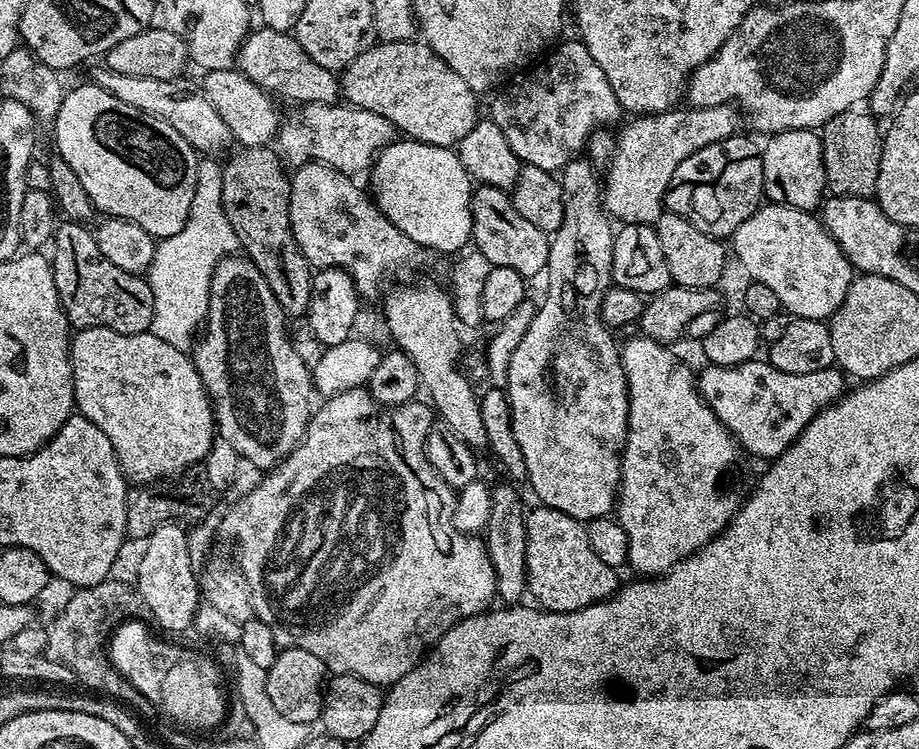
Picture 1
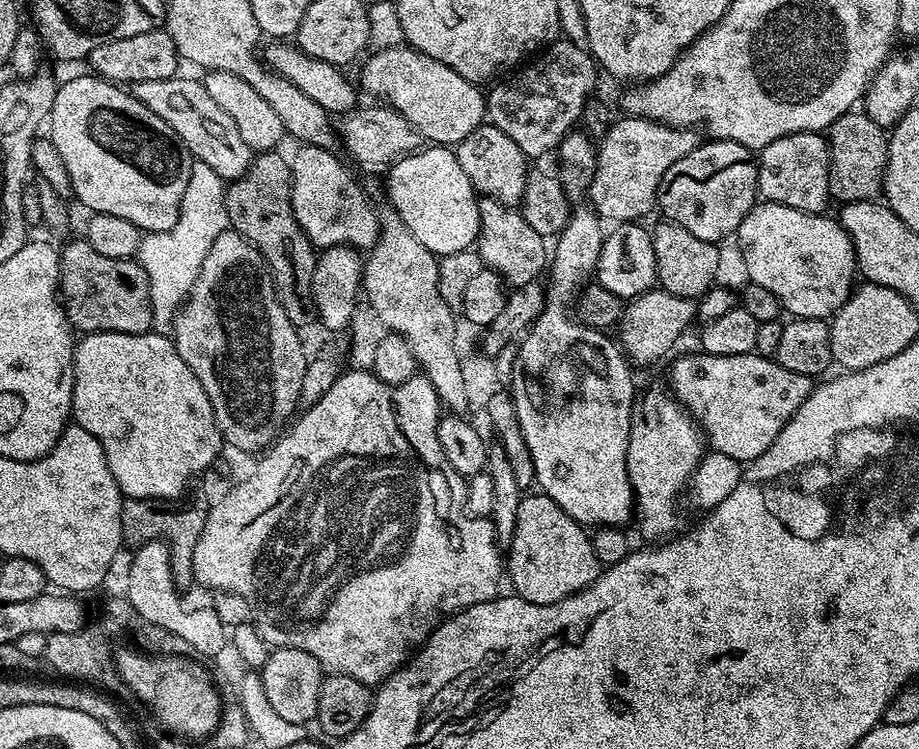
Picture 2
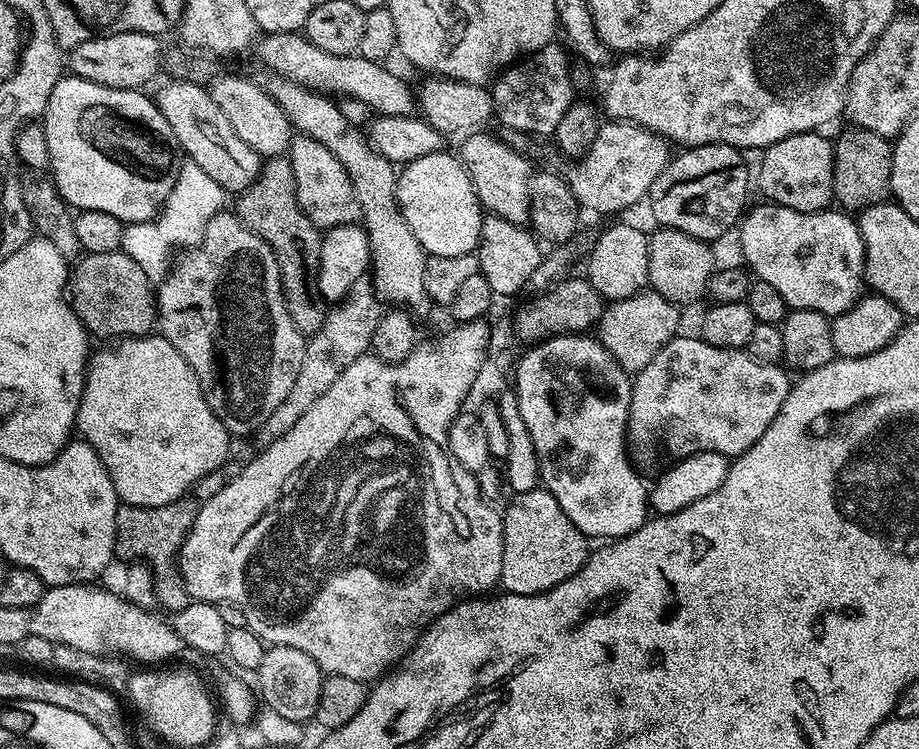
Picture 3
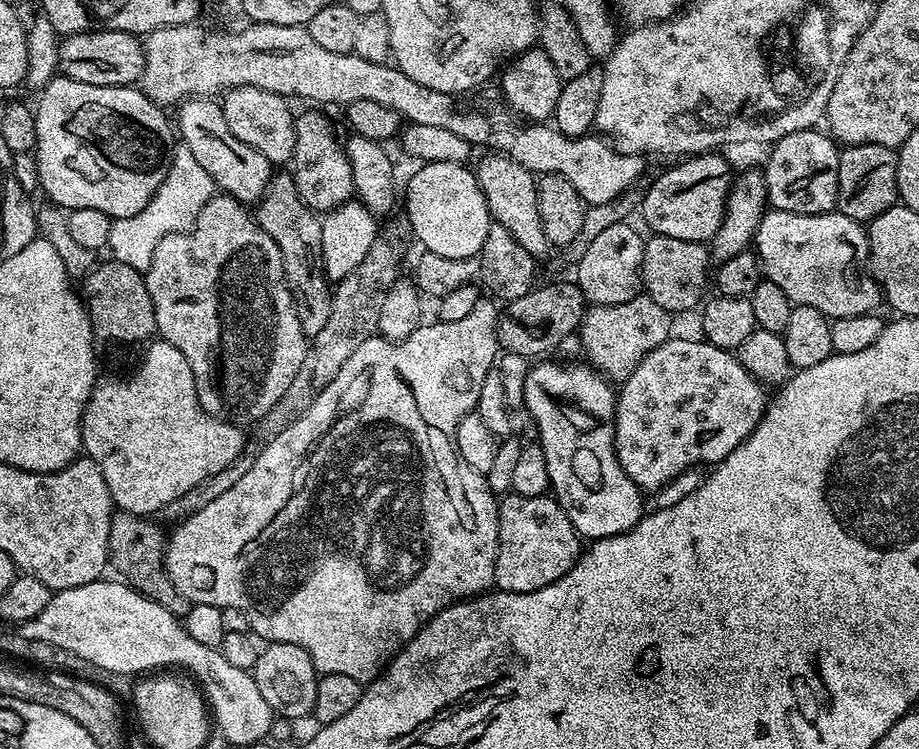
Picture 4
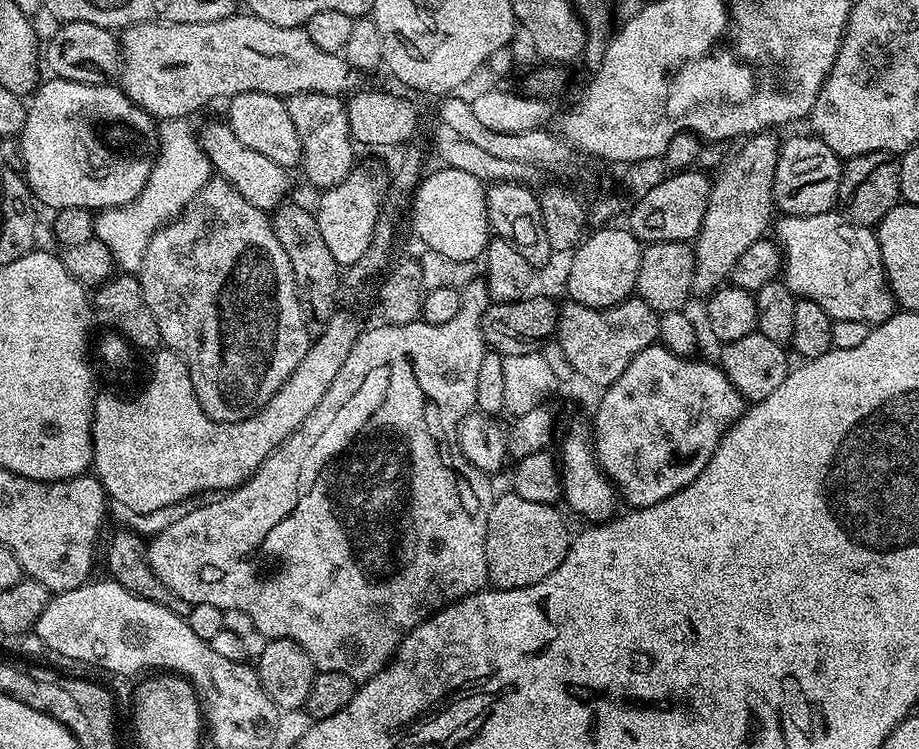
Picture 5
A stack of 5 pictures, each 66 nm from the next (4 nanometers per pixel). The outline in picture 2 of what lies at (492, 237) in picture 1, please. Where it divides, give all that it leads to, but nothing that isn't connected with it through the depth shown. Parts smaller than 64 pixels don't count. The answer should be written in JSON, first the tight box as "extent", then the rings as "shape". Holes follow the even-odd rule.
{"extent":[475,198,550,289],"shape":[[[480,198],[478,199],[478,218],[480,219],[480,235],[476,237],[475,242],[475,249],[477,252],[480,253],[480,256],[484,260],[484,267],[485,268],[492,268],[497,274],[500,275],[501,278],[504,279],[505,285],[511,286],[513,289],[520,288],[526,283],[534,282],[535,280],[540,280],[542,274],[540,274],[540,271],[545,271],[546,265],[549,263],[550,260],[550,248],[547,244],[545,237],[540,236],[538,234],[538,230],[534,230],[530,226],[530,222],[526,222],[526,218],[524,215],[522,215],[521,212],[519,212],[515,207],[503,204],[502,202],[498,202],[497,200],[489,200],[487,198]]]}

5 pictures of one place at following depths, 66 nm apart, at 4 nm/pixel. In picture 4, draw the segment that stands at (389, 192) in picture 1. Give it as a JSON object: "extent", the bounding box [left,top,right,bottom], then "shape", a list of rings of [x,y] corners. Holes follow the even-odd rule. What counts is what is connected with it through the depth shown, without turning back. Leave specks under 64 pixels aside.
{"extent":[406,162,490,258],"shape":[[[454,162],[423,163],[418,174],[411,178],[406,191],[408,207],[406,213],[412,224],[413,237],[424,243],[423,247],[434,254],[442,254],[446,258],[470,258],[479,256],[486,242],[490,217],[484,192],[478,186],[476,173],[471,167]]]}

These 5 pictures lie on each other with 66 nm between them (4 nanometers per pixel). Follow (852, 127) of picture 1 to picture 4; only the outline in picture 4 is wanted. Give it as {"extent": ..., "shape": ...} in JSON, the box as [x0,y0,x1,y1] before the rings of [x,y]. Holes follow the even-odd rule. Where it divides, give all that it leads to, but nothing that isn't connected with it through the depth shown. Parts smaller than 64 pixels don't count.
{"extent":[836,144,898,222],"shape":[[[849,144],[840,148],[836,206],[846,218],[870,222],[898,202],[898,152],[877,144]]]}

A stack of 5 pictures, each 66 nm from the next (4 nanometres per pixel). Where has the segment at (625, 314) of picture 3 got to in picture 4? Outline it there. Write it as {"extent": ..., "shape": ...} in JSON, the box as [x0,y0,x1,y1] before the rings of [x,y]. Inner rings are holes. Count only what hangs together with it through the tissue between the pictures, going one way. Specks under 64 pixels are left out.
{"extent":[578,294,672,382],"shape":[[[641,294],[630,298],[630,302],[589,307],[580,321],[578,337],[588,355],[585,356],[587,363],[607,376],[609,381],[622,382],[634,374],[638,362],[642,362],[650,350],[669,340],[671,332],[668,331],[672,328],[672,320],[670,313],[662,310],[658,302],[654,302],[647,294]]]}

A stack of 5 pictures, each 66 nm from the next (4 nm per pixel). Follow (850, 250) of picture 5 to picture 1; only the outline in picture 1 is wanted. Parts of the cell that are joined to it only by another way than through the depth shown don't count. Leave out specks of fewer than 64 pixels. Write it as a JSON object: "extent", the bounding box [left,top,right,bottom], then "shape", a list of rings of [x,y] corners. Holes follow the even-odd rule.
{"extent":[730,203,854,321],"shape":[[[765,203],[756,209],[738,230],[730,237],[730,248],[740,259],[749,281],[770,286],[774,294],[778,294],[778,302],[785,313],[796,318],[827,321],[842,306],[842,298],[846,298],[846,290],[850,290],[854,279],[852,263],[838,246],[838,242],[824,229],[823,223],[812,212],[803,212],[785,204]]]}

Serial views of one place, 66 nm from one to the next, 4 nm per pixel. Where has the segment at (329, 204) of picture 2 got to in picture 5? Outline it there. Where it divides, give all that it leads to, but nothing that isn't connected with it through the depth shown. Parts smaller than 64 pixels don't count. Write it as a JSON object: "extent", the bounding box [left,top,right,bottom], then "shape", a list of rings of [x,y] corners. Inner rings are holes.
{"extent":[286,92,354,190],"shape":[[[303,92],[302,94],[294,94],[287,97],[286,103],[290,110],[290,118],[294,122],[294,130],[298,130],[300,141],[302,142],[302,169],[304,168],[304,176],[319,190],[327,190],[338,186],[345,180],[349,174],[354,171],[352,164],[352,148],[354,149],[354,141],[350,134],[350,126],[348,125],[348,105],[341,97],[327,96],[321,92]]]}

